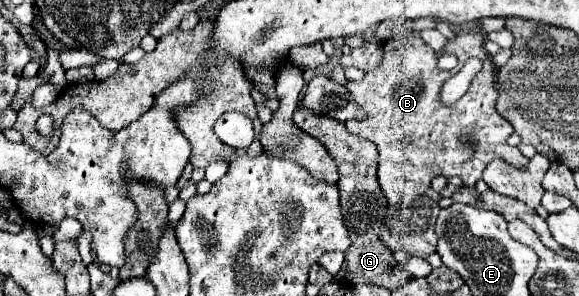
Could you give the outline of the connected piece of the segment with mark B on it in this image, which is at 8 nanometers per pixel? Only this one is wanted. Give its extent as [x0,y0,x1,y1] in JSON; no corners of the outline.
[345,33,527,203]

